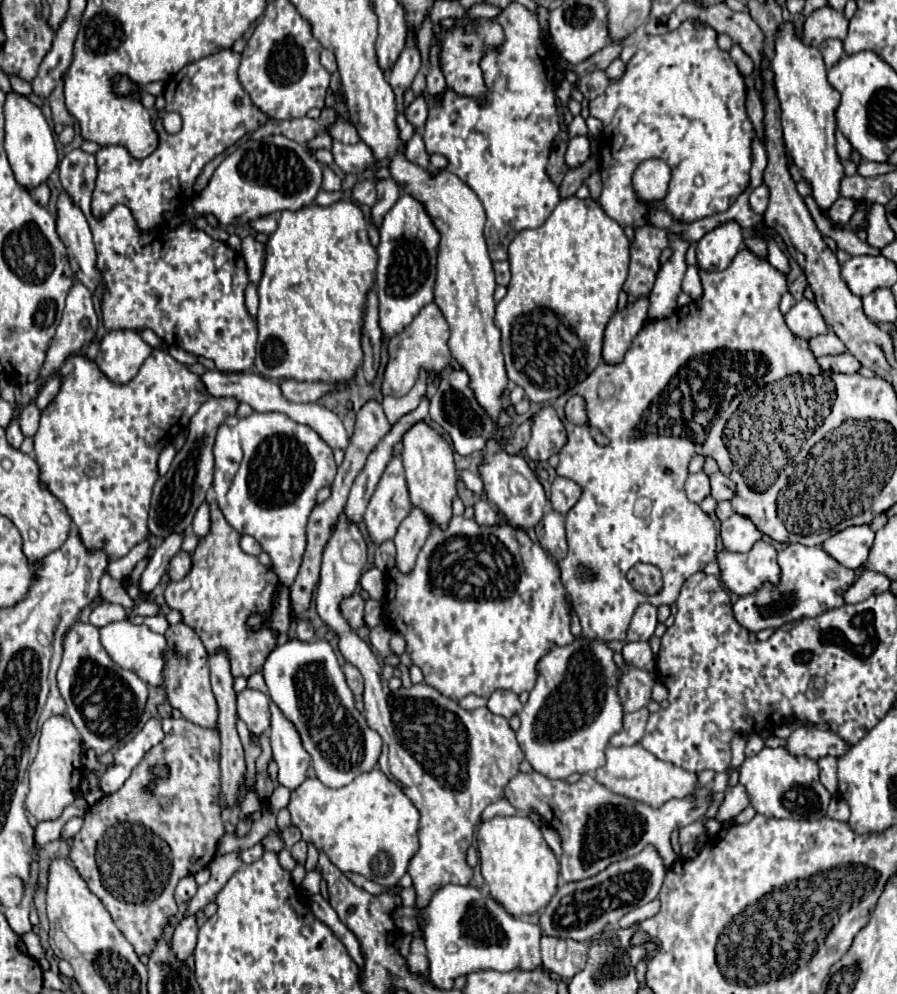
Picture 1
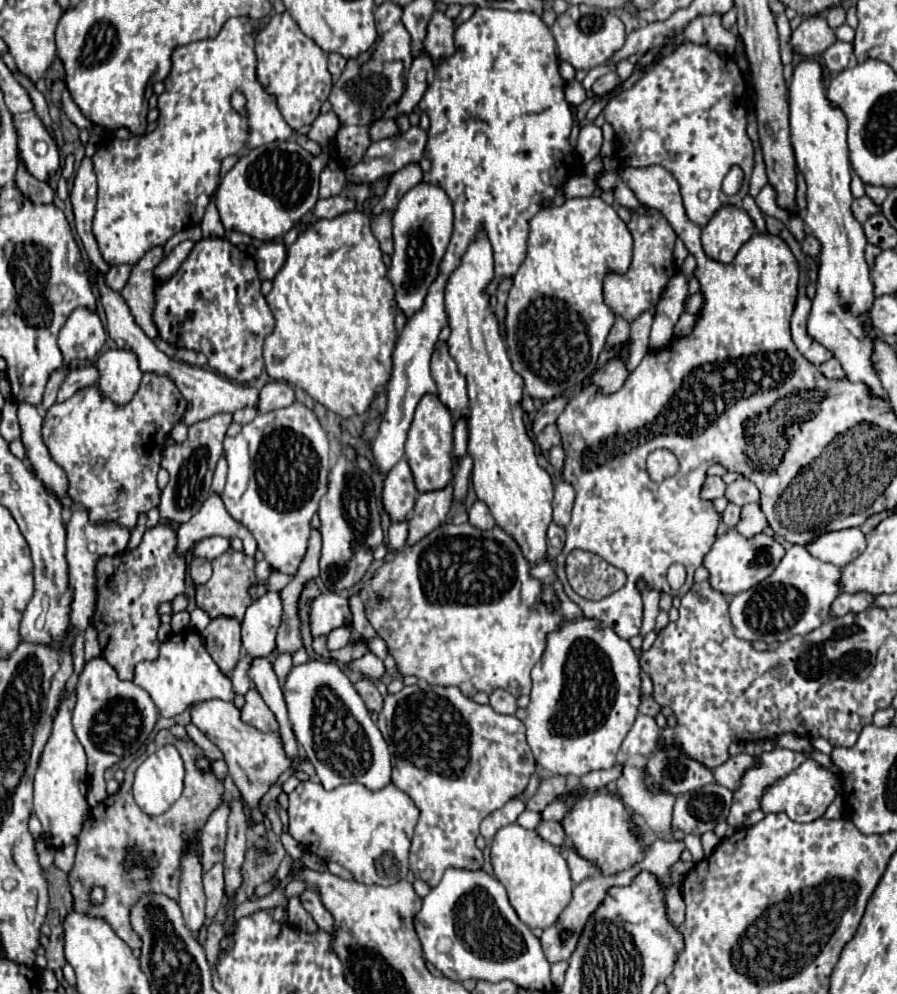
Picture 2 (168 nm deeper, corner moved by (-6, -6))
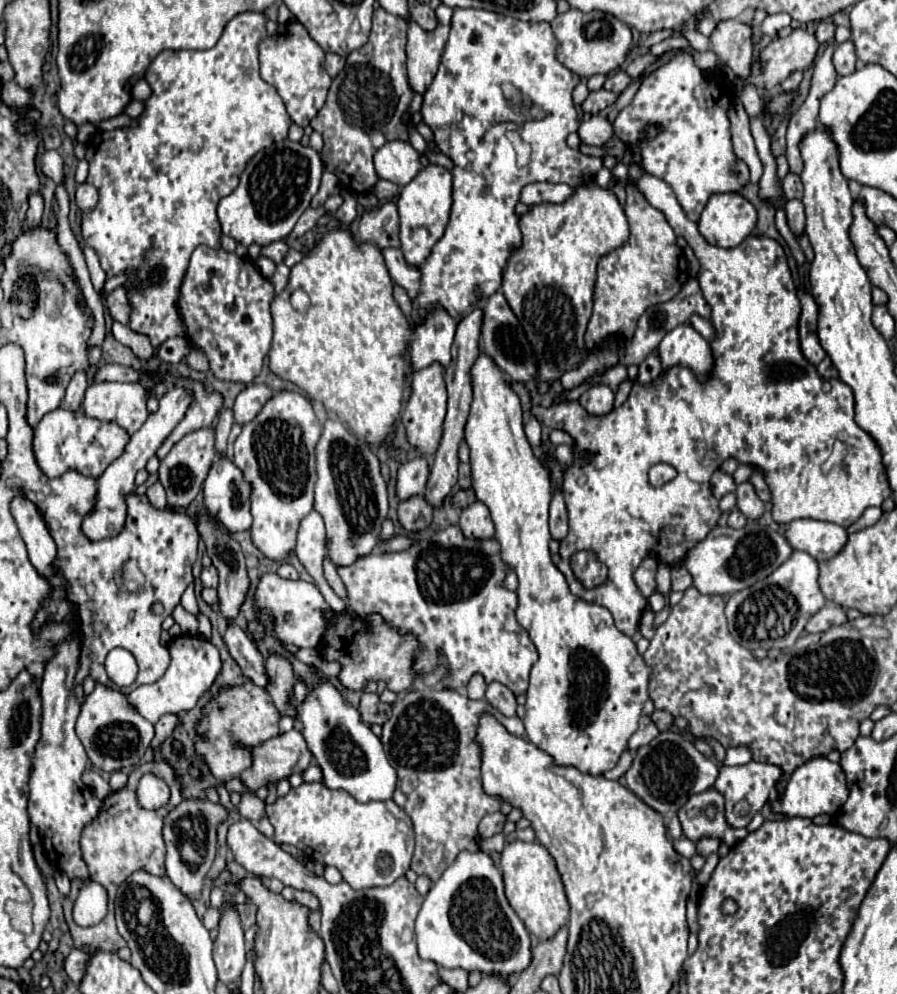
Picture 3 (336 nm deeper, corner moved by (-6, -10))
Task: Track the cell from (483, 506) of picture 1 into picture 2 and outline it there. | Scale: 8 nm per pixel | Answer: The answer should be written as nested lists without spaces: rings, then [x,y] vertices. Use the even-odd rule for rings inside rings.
[[[480,500],[468,510],[468,514],[470,514],[470,524],[476,526],[476,528],[480,528],[480,530],[492,530],[496,526],[496,522],[494,522],[488,506],[484,502],[480,502]]]

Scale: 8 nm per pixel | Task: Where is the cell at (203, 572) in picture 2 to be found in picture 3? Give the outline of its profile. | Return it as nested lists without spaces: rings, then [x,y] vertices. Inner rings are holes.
[[[214,566],[204,568],[200,574],[200,580],[202,580],[204,588],[216,588],[218,586],[218,570]]]

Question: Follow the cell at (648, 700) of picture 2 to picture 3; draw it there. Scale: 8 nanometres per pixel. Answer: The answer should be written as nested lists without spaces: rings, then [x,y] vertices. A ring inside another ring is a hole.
[[[656,710],[650,718],[652,718],[654,724],[658,726],[658,730],[662,730],[662,732],[668,730],[668,728],[674,724],[674,716],[668,714],[668,712],[662,712],[662,710]]]

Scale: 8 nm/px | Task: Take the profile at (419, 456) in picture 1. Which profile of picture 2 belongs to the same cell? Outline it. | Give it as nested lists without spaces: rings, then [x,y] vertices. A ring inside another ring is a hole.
[[[424,396],[414,414],[414,422],[406,440],[406,460],[412,468],[412,476],[418,492],[436,492],[446,488],[454,478],[454,422],[450,412],[438,402],[436,396]]]

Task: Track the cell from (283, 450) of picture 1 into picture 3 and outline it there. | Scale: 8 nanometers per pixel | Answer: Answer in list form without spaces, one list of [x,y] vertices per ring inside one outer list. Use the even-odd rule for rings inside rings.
[[[280,390],[264,404],[260,414],[242,426],[234,442],[234,464],[250,478],[254,486],[252,500],[252,540],[270,560],[284,560],[296,546],[300,520],[314,504],[314,446],[322,426],[312,410],[312,404],[300,392]]]

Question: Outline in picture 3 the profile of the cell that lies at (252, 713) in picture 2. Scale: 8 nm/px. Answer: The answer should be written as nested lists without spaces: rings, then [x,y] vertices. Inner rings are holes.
[[[250,680],[240,686],[224,686],[202,708],[202,718],[196,722],[196,754],[206,762],[214,778],[224,784],[230,778],[238,778],[252,766],[252,746],[260,746],[262,742],[278,736],[278,720],[280,714],[264,688]]]

